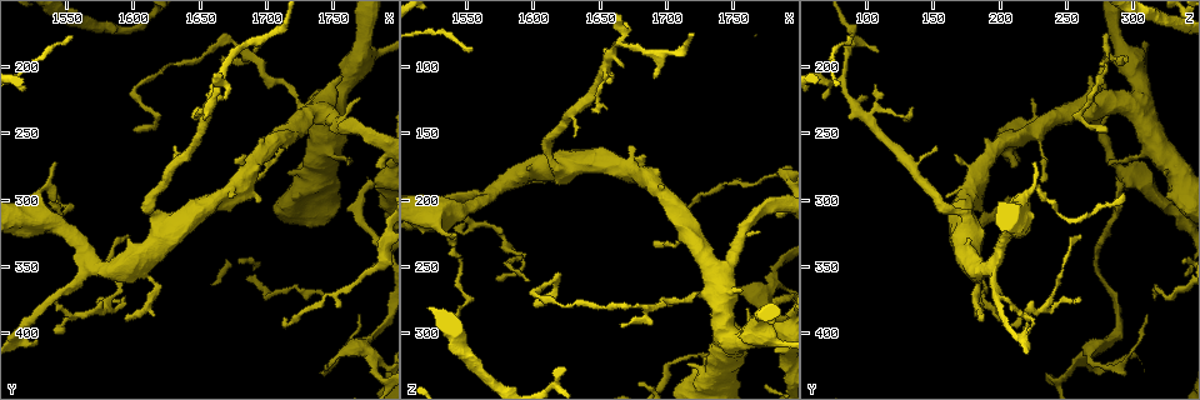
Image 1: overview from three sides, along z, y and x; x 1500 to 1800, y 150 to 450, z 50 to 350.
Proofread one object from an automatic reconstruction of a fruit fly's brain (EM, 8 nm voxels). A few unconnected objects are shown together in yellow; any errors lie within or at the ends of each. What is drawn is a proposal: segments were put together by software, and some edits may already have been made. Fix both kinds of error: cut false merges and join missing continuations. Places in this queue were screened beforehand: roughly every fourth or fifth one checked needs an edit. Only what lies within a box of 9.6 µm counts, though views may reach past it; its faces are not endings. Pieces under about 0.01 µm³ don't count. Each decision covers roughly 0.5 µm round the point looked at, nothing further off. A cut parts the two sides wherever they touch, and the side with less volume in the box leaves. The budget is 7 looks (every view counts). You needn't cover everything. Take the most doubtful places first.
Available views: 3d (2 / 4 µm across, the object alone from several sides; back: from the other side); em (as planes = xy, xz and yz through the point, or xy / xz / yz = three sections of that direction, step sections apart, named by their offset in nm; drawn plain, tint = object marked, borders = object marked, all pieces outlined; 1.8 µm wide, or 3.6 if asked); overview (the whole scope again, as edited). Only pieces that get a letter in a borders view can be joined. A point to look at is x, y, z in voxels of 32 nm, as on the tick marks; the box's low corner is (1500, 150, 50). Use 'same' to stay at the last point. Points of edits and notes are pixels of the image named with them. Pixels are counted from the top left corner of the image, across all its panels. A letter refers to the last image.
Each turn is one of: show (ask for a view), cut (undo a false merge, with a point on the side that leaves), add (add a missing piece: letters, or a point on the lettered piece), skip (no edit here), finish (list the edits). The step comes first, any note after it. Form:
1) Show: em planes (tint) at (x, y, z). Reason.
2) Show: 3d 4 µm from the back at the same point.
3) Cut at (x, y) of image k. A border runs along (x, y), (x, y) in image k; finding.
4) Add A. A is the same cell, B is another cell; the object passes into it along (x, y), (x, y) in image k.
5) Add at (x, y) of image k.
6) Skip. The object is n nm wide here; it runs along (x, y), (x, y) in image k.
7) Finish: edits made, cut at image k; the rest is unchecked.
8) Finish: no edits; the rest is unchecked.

Show: em planes (tint) at (1782, 426, 254). Four-way junction.

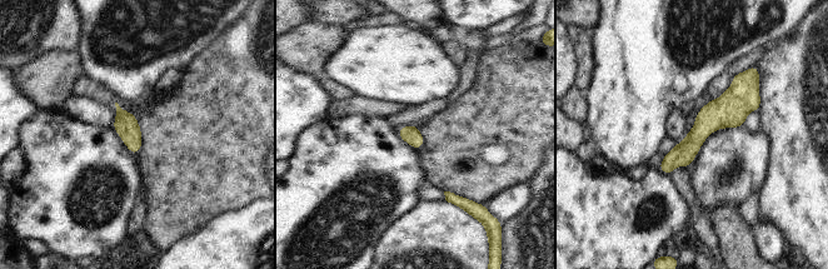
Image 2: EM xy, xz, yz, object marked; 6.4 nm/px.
Show: em planes (borders) at the same point. What lies round it.

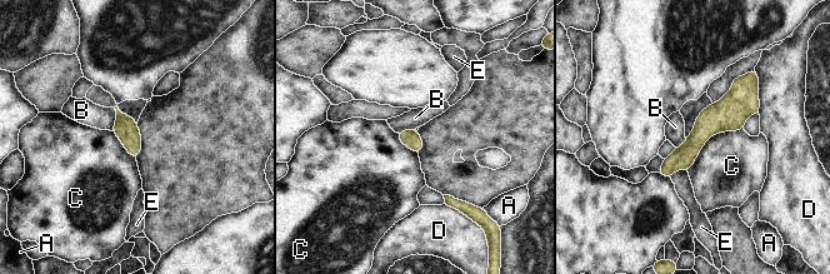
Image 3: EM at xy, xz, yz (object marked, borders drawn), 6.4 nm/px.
Skip. The object is 120 nm wide here; A, B, C, D and E are other cells; it runs along (743, 80), (741, 94), (663, 172) in image 3; continuous, no second neuron.

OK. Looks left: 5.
Show: em 3.6 µm planes (borders) at (1666, 194, 296). Tapers out.

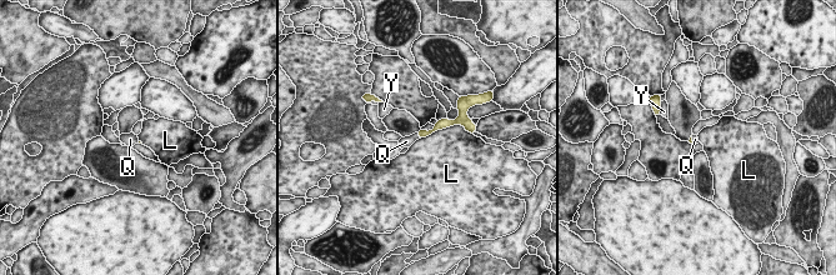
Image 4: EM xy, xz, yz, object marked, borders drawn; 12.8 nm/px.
Add at (406, 141) of image 4. Q is the same cell, L and Y are other cells; the object passes into it along (421, 133), (419, 135), (406, 141) in image 4; it goes on there.

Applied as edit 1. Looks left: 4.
Show: em planes (tint) at (1542, 272, 226). Tapers out.

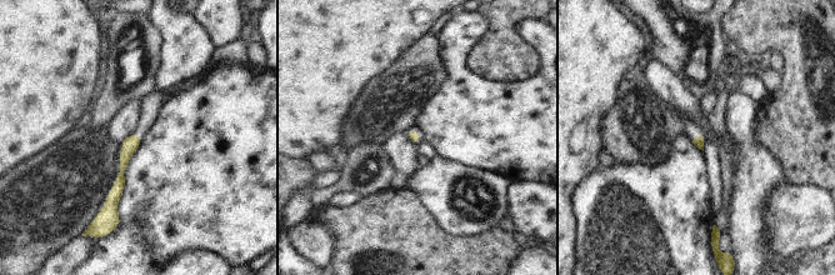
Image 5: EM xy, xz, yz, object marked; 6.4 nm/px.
Show: em planes (borders) at the same point. What lies round it.

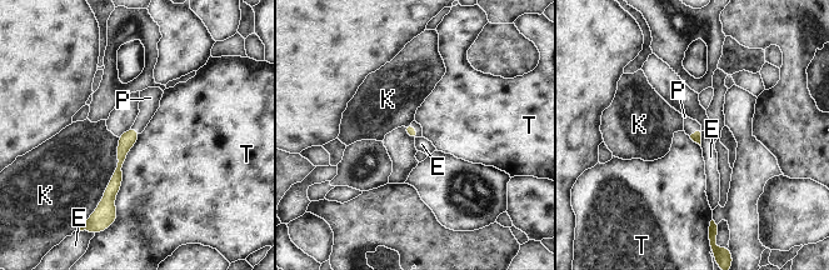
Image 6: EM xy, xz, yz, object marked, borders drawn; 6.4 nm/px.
Add at (418, 126) of image 6. P is the same cell, E, K and T are other cells; the neuron continues.

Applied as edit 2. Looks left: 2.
Finish: edits made, add at image 4, add at image 6; the rest is unchecked.

